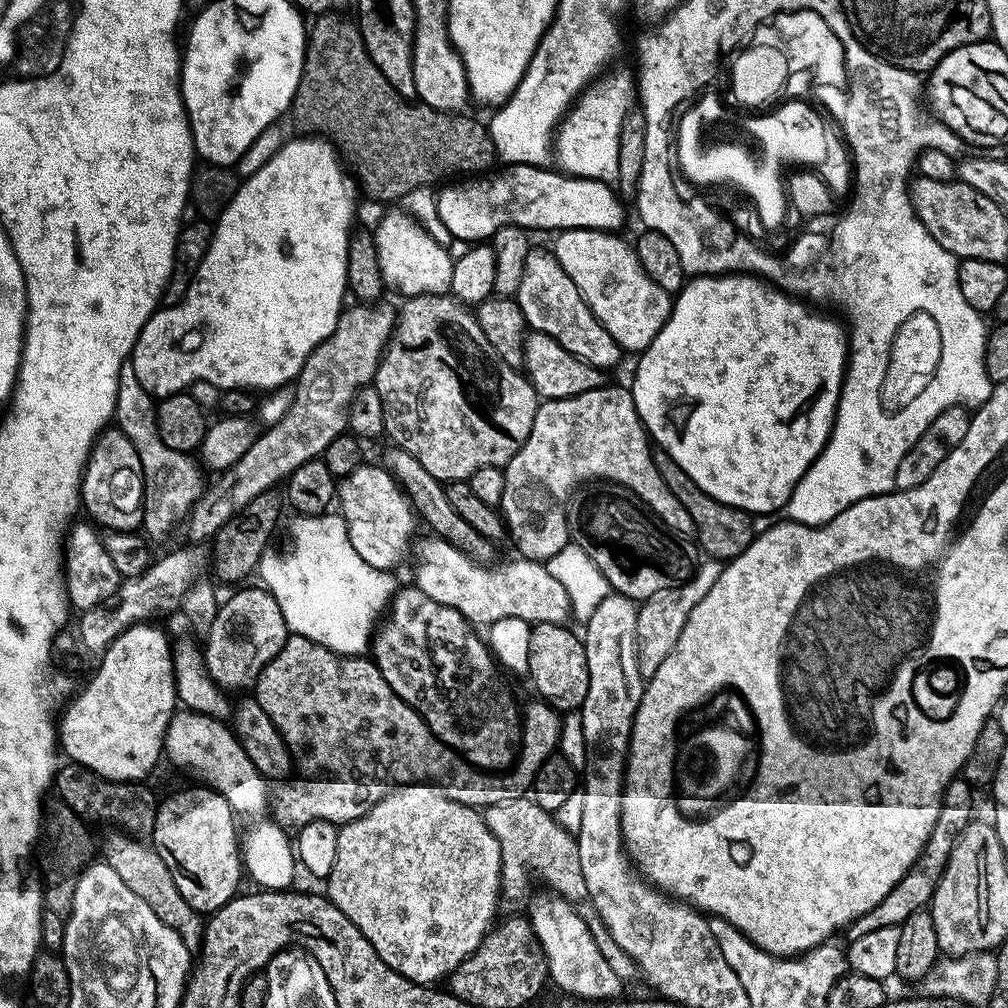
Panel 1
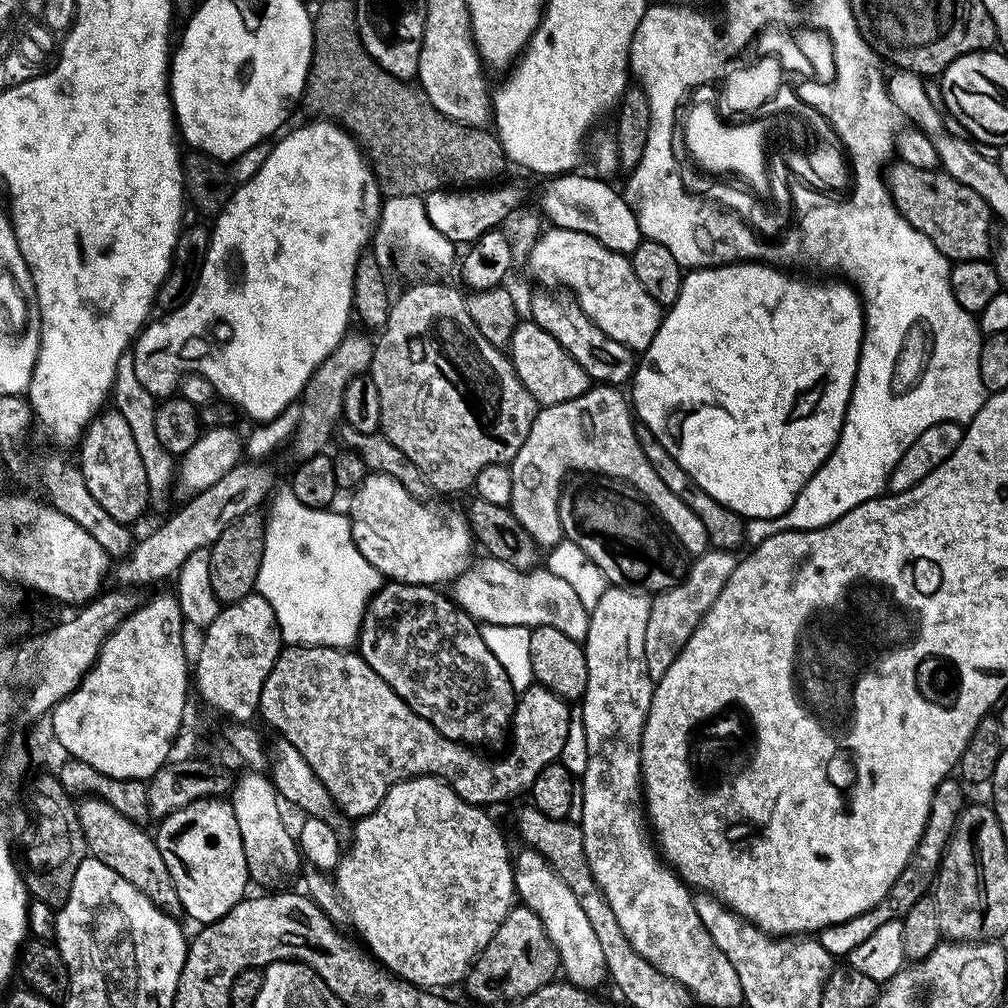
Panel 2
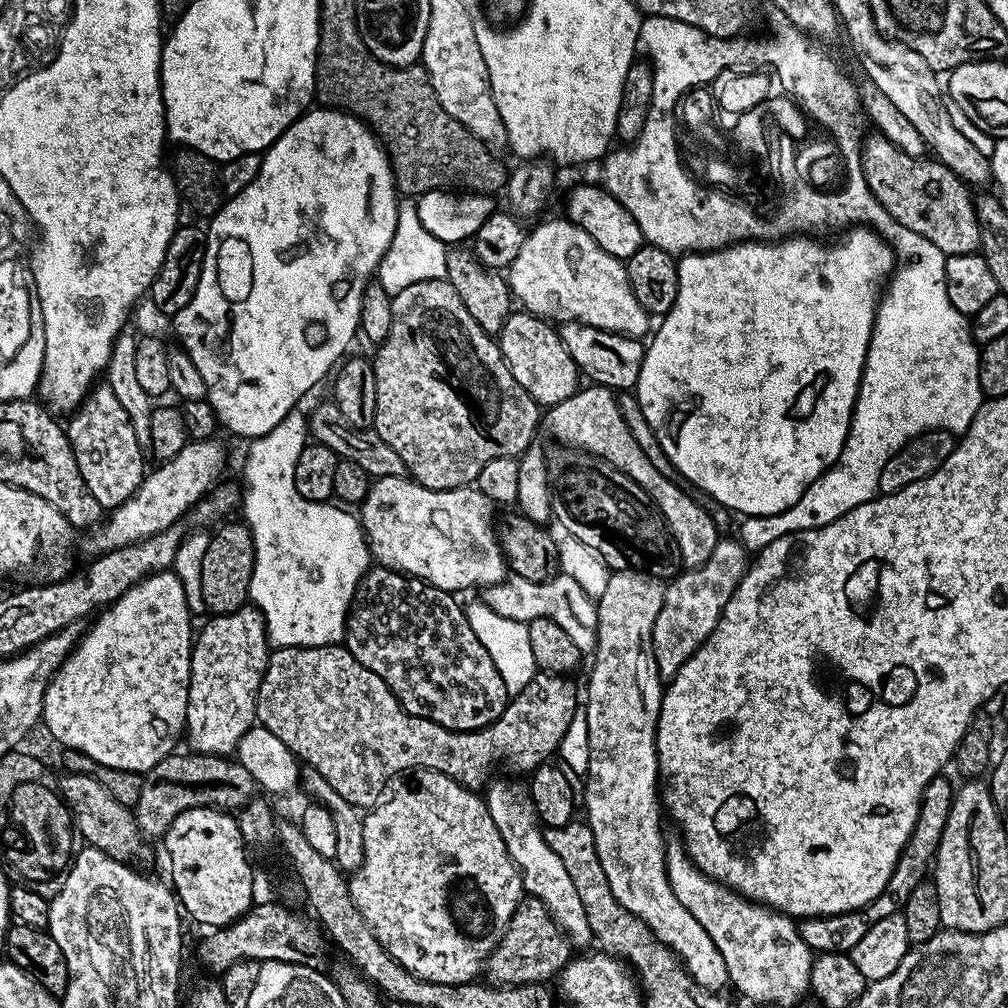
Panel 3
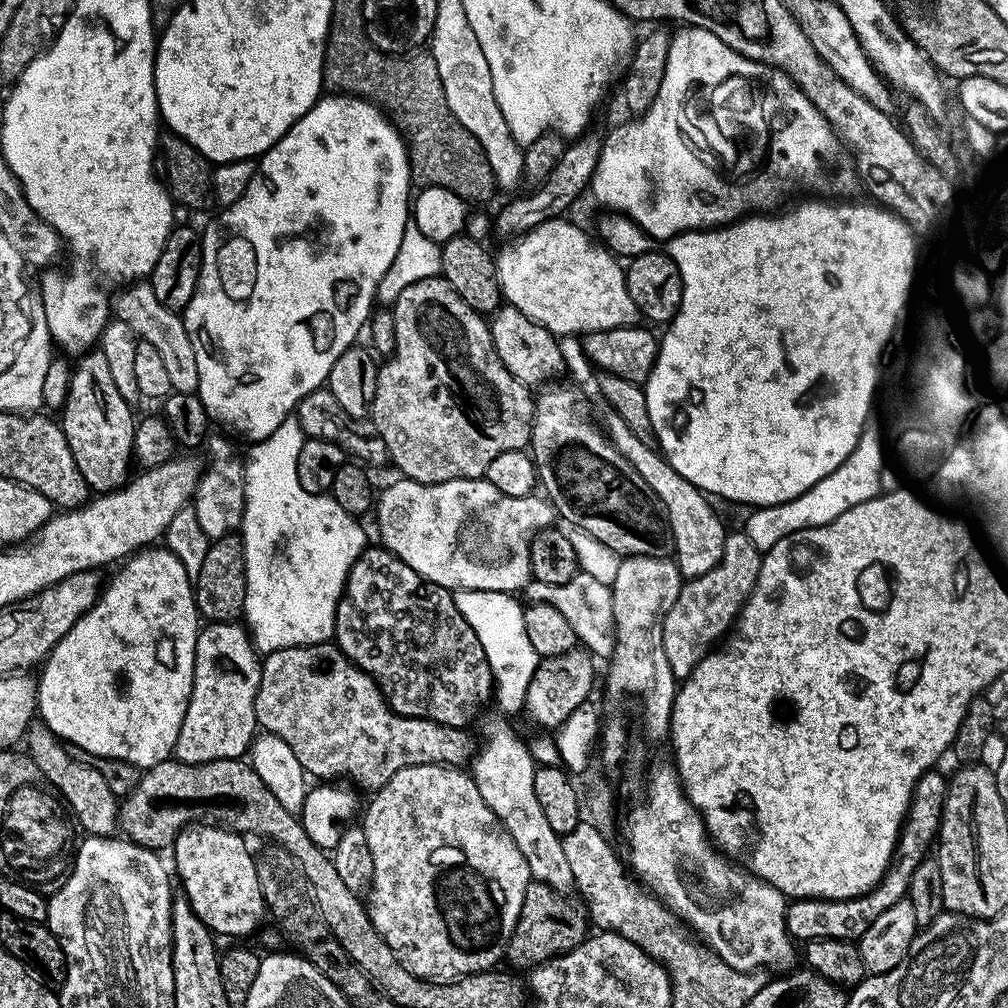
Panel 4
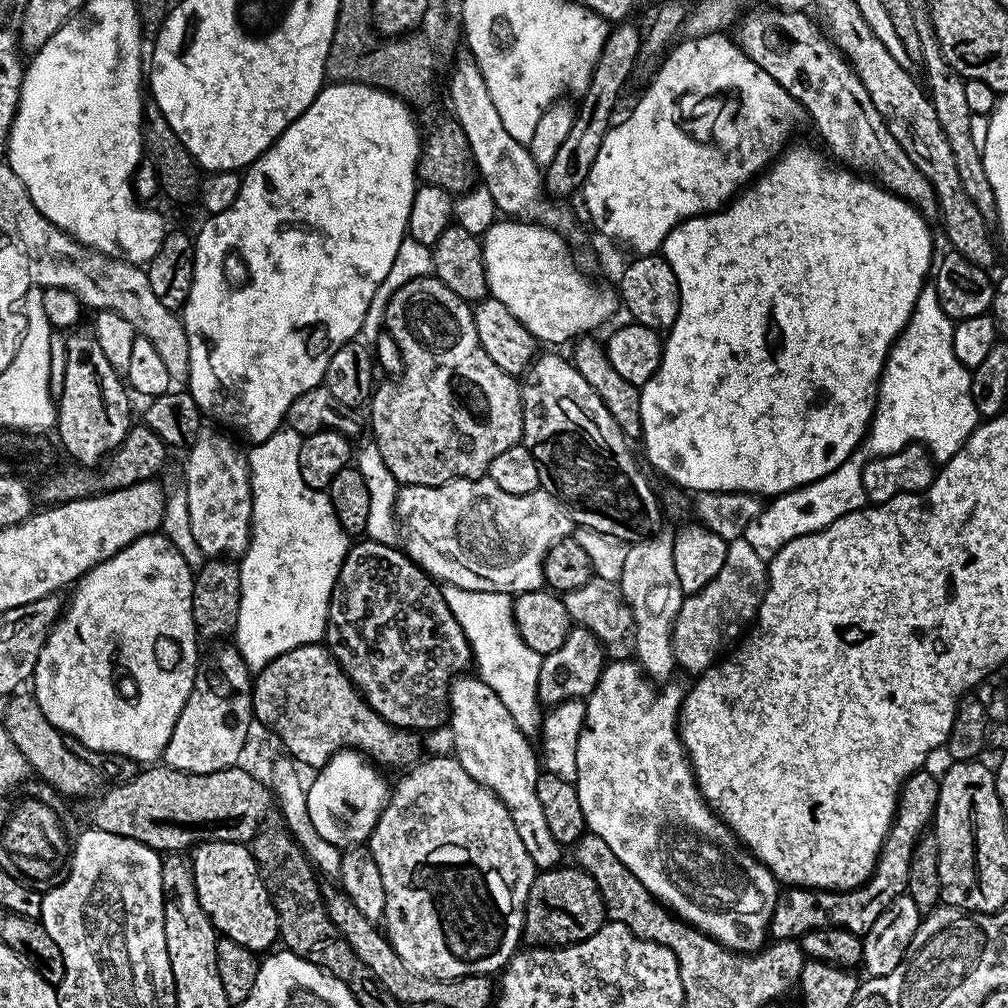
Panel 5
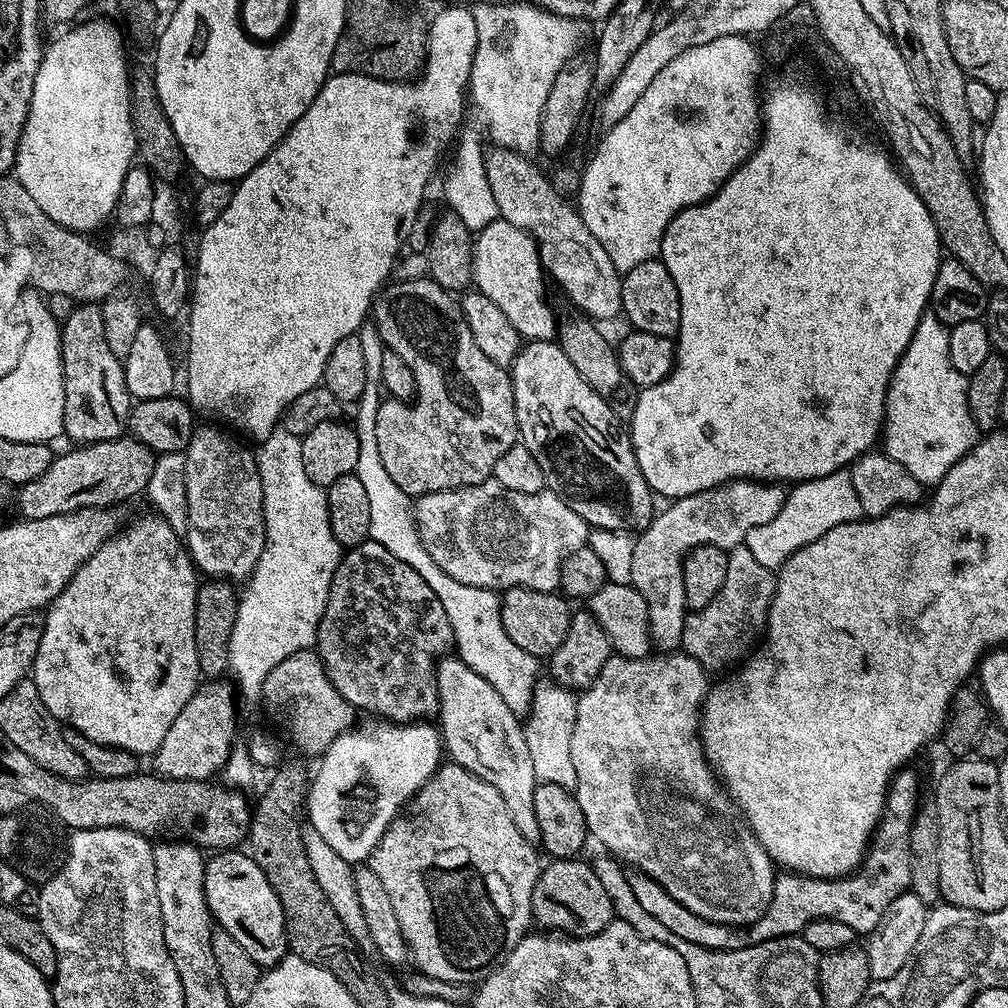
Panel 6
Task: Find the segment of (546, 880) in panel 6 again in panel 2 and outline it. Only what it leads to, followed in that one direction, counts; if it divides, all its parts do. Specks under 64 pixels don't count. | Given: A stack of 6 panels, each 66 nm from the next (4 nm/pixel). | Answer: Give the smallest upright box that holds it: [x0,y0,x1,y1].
[466,906,560,1005]

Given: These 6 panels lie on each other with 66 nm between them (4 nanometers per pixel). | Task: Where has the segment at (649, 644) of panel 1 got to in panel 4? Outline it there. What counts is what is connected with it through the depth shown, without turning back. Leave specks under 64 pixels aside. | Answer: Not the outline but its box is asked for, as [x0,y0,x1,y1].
[662,530,762,682]

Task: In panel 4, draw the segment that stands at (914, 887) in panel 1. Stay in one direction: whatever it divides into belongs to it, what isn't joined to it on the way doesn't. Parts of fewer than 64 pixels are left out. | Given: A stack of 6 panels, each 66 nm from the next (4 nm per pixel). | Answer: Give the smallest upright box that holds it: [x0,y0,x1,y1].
[784,770,949,942]

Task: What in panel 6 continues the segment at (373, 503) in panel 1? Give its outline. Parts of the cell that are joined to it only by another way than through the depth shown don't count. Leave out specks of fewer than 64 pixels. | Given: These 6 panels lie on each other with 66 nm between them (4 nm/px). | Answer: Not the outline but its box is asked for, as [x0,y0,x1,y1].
[414,478,590,592]

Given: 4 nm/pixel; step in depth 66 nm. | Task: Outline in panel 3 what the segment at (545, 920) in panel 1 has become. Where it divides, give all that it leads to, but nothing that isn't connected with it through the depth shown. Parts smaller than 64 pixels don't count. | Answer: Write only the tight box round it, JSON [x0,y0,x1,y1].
[483,780,594,949]

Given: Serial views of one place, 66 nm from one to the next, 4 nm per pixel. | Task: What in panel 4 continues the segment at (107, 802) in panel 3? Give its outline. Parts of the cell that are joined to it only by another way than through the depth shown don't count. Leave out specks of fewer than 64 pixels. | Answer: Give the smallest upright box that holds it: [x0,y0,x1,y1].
[26,722,120,836]

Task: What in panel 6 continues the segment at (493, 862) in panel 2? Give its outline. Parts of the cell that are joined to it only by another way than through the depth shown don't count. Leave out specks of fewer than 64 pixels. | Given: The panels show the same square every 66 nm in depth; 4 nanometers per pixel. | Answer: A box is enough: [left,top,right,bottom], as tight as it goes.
[370,763,542,986]

